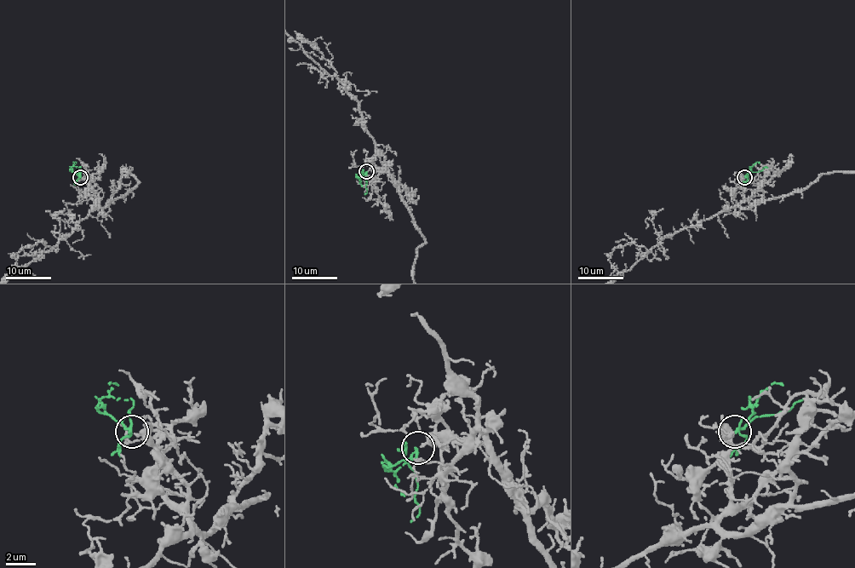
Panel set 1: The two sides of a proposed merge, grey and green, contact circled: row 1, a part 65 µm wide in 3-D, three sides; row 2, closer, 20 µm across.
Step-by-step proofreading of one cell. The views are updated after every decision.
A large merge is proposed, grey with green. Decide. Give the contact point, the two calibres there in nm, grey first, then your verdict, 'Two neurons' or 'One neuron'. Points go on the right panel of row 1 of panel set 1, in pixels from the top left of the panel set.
Place: (744, 177). Thickness 320 nm (grey) against 180 nm. One neuron

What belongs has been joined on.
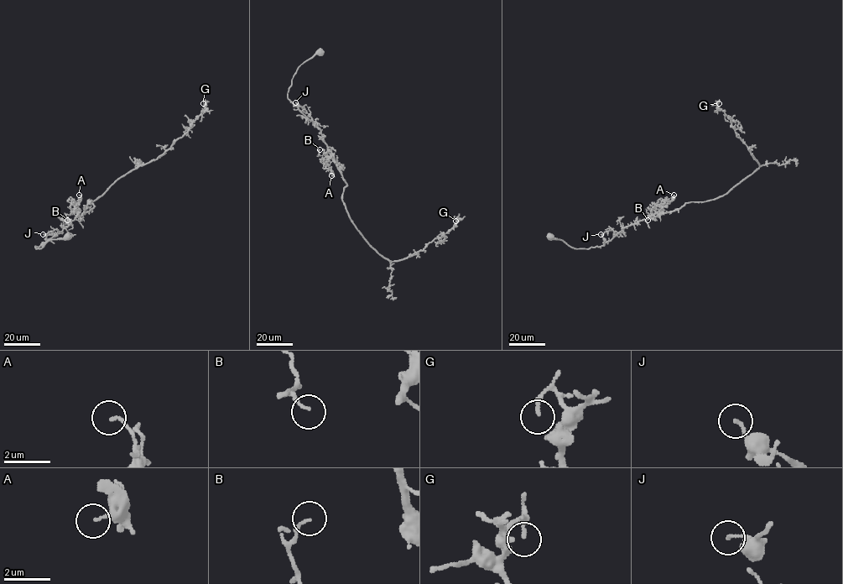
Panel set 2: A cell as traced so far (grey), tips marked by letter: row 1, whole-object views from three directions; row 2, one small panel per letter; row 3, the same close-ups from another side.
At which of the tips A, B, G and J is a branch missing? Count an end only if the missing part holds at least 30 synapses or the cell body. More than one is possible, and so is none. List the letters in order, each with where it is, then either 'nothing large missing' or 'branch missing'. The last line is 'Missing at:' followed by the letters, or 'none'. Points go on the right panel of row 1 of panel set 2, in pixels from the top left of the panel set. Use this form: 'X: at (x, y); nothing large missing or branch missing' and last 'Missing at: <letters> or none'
A: at (673, 195); nothing large missing
B: at (647, 220); nothing large missing
G: at (719, 103); nothing large missing
J: at (601, 234); nothing large missing
Missing at: none

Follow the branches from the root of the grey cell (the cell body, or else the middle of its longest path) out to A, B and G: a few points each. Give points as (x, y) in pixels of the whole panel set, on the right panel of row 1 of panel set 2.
A: (551, 237), (562, 240), (576, 248), (601, 247), (624, 227), (656, 214), (673, 195)
B: (551, 237), (574, 248), (602, 246), (624, 227), (653, 216), (654, 209), (647, 220)
G: (551, 237), (576, 248), (601, 247), (628, 226), (686, 203), (715, 199), (749, 176), (759, 164), (719, 103)

